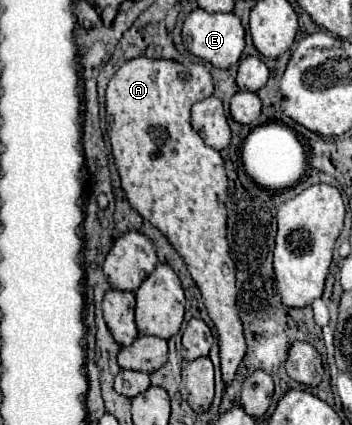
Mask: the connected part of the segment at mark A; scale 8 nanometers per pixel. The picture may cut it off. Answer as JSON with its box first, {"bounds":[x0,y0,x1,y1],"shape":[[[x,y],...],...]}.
{"bounds":[106,56,246,384],"shape":[[[140,56],[140,58],[132,58],[130,62],[124,62],[118,72],[110,78],[108,82],[108,88],[106,88],[106,116],[108,116],[108,134],[110,134],[110,144],[112,144],[112,154],[114,154],[114,162],[116,162],[116,168],[118,168],[118,174],[120,174],[120,180],[122,180],[122,188],[126,192],[126,198],[130,202],[130,206],[142,216],[146,218],[148,222],[152,222],[166,238],[168,242],[172,244],[172,248],[182,256],[182,260],[186,262],[188,266],[188,272],[190,276],[194,278],[194,282],[198,284],[200,292],[202,292],[202,300],[204,300],[204,306],[218,330],[218,344],[220,344],[220,366],[222,366],[222,378],[226,384],[230,384],[234,380],[234,374],[242,362],[246,354],[246,342],[244,338],[244,332],[242,332],[242,322],[240,322],[240,316],[238,316],[238,308],[236,308],[236,268],[232,258],[230,258],[230,249],[228,242],[226,242],[226,206],[224,206],[224,200],[226,200],[226,190],[228,190],[228,178],[226,178],[226,170],[224,170],[224,160],[222,156],[204,144],[204,140],[192,130],[190,126],[190,106],[198,100],[204,100],[208,96],[212,96],[212,90],[214,90],[214,84],[212,84],[212,76],[208,72],[208,68],[202,64],[202,62],[196,62],[196,64],[180,64],[180,62],[174,62],[174,60],[154,60],[154,58],[146,58],[146,56]]]}

